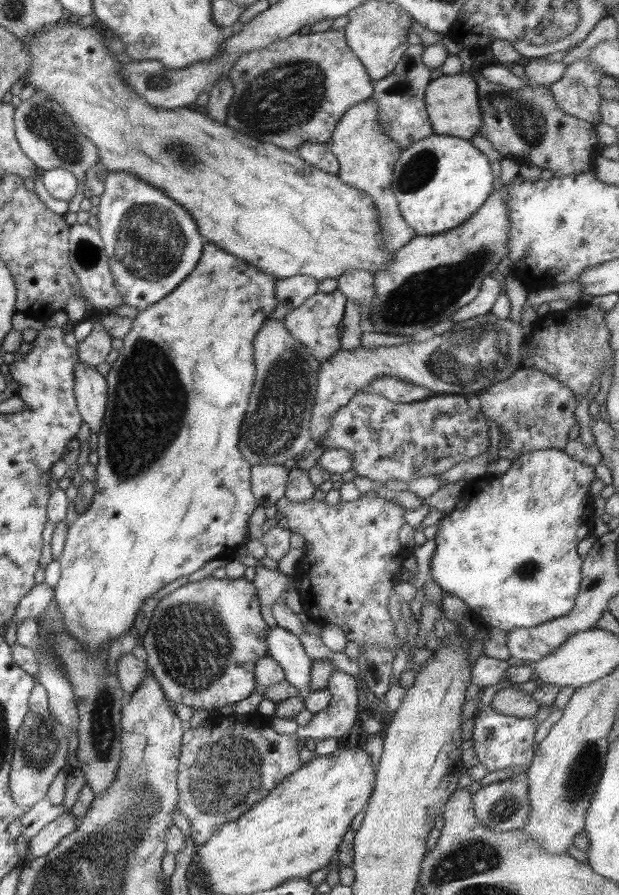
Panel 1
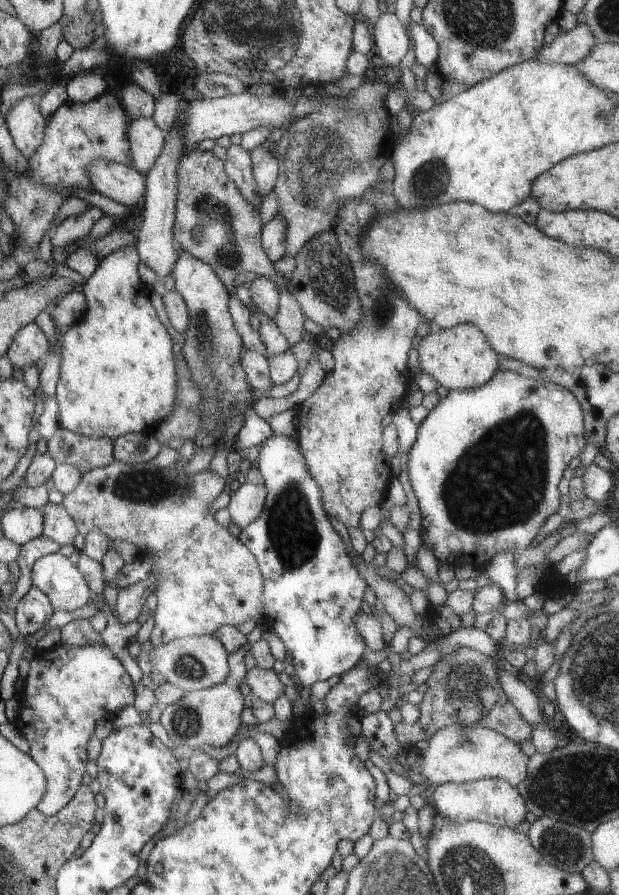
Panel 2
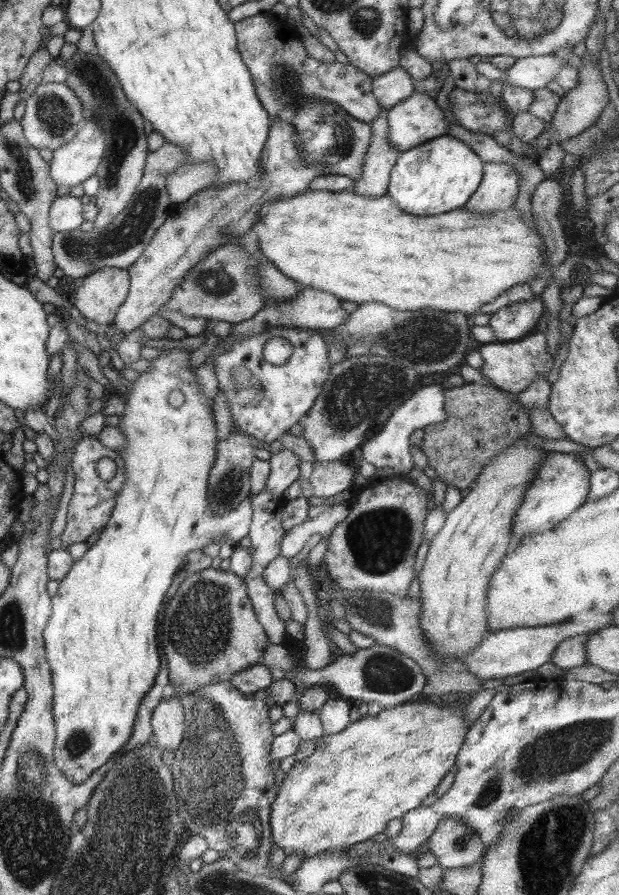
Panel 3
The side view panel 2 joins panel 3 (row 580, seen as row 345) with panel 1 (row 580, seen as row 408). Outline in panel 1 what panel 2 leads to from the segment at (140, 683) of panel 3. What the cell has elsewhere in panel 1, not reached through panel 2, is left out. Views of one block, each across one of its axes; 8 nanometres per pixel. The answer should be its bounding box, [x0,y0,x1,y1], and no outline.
[52,242,277,653]

